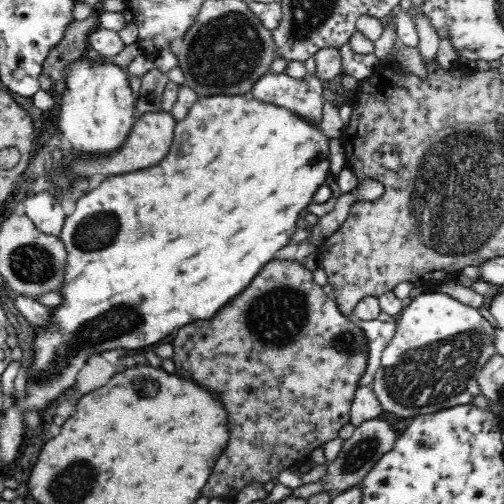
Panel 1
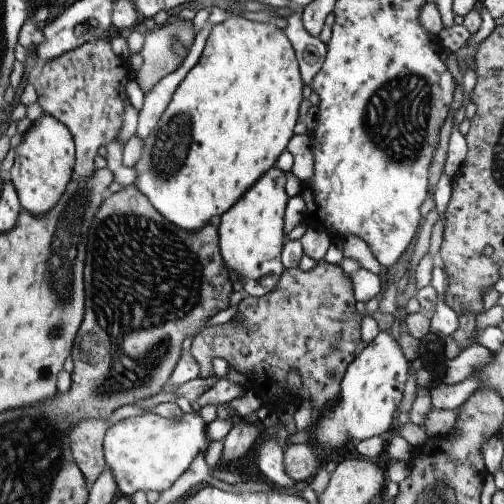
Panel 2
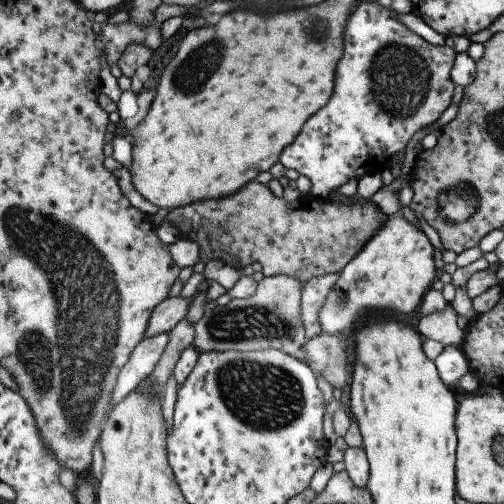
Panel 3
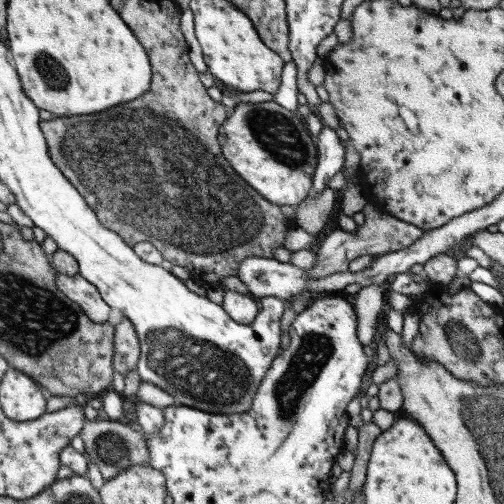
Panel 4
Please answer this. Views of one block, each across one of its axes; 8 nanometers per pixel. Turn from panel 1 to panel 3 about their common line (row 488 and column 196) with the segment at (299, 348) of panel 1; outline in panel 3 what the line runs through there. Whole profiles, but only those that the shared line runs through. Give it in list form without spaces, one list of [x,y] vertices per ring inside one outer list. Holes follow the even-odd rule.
[[[255,180],[247,182],[243,188],[239,188],[231,196],[223,196],[217,200],[203,200],[195,202],[183,208],[173,208],[167,212],[165,220],[177,230],[179,238],[191,240],[199,246],[199,266],[205,266],[207,260],[219,260],[229,268],[247,268],[251,264],[261,264],[263,278],[271,276],[291,276],[299,282],[307,282],[309,278],[327,276],[327,274],[341,274],[347,262],[371,240],[371,236],[381,228],[381,224],[387,220],[387,216],[365,198],[349,198],[351,204],[323,200],[315,196],[301,196],[295,202],[285,202],[281,198],[275,198],[267,184],[257,184]]]

